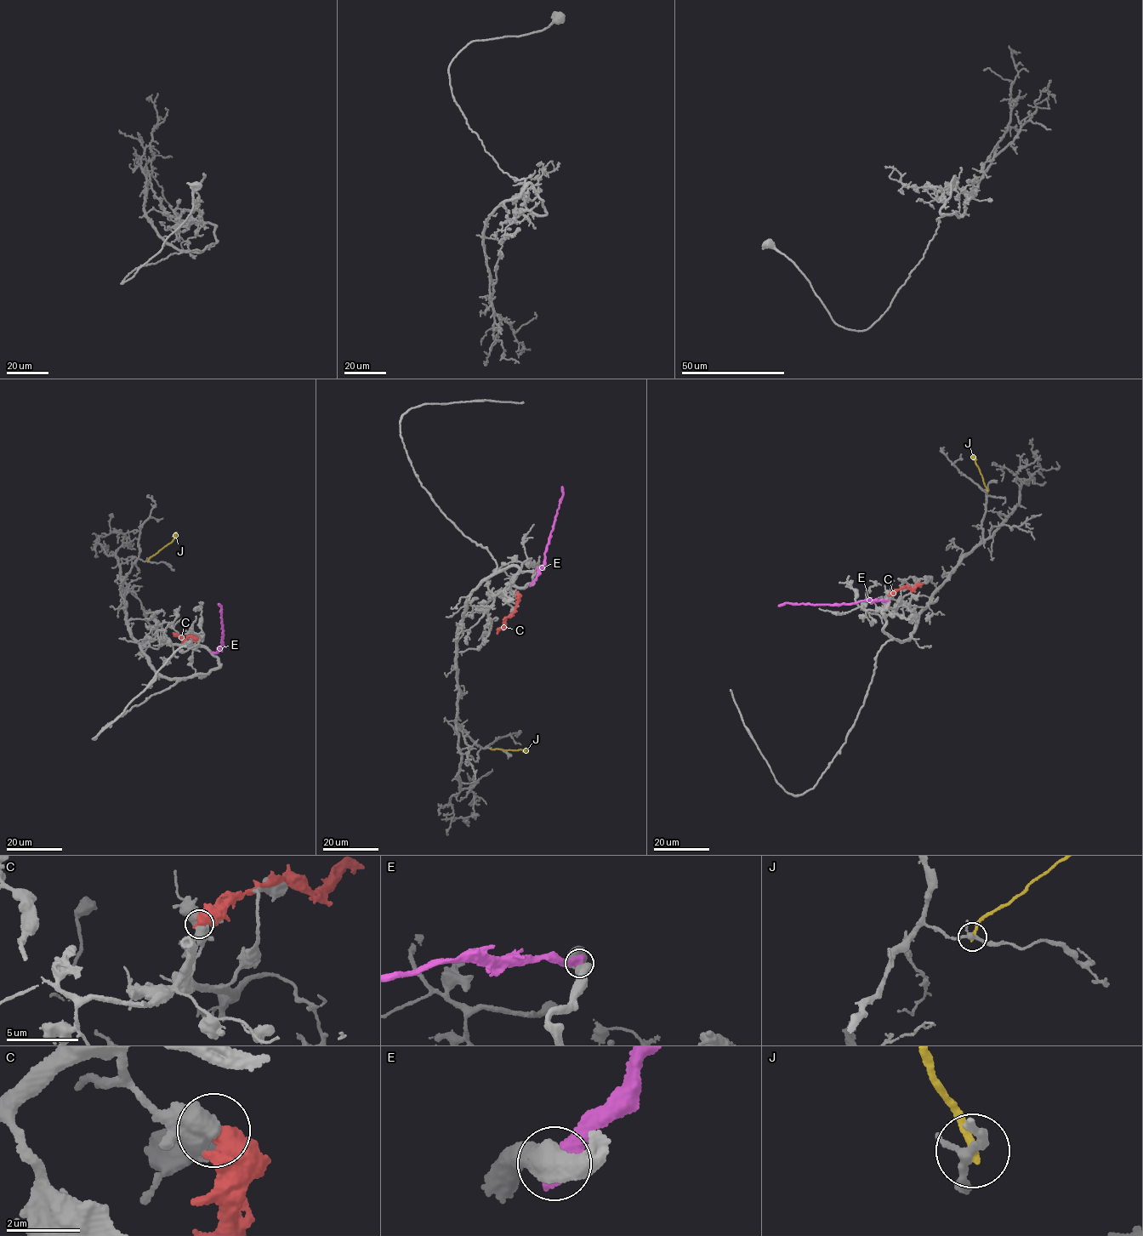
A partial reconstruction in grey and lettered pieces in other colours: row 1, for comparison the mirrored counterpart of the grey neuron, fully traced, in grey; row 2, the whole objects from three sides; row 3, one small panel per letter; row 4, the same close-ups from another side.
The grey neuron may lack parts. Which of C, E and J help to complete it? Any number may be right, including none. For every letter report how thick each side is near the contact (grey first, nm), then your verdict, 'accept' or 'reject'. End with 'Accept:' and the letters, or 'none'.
C: 500 nm thick on the grey side, 700 nm on the other; reject
E: 500 nm thick on the grey side, 600 nm on the other; reject
J: 200 nm thick on the grey side, 240 nm on the other; reject
Accept: none

